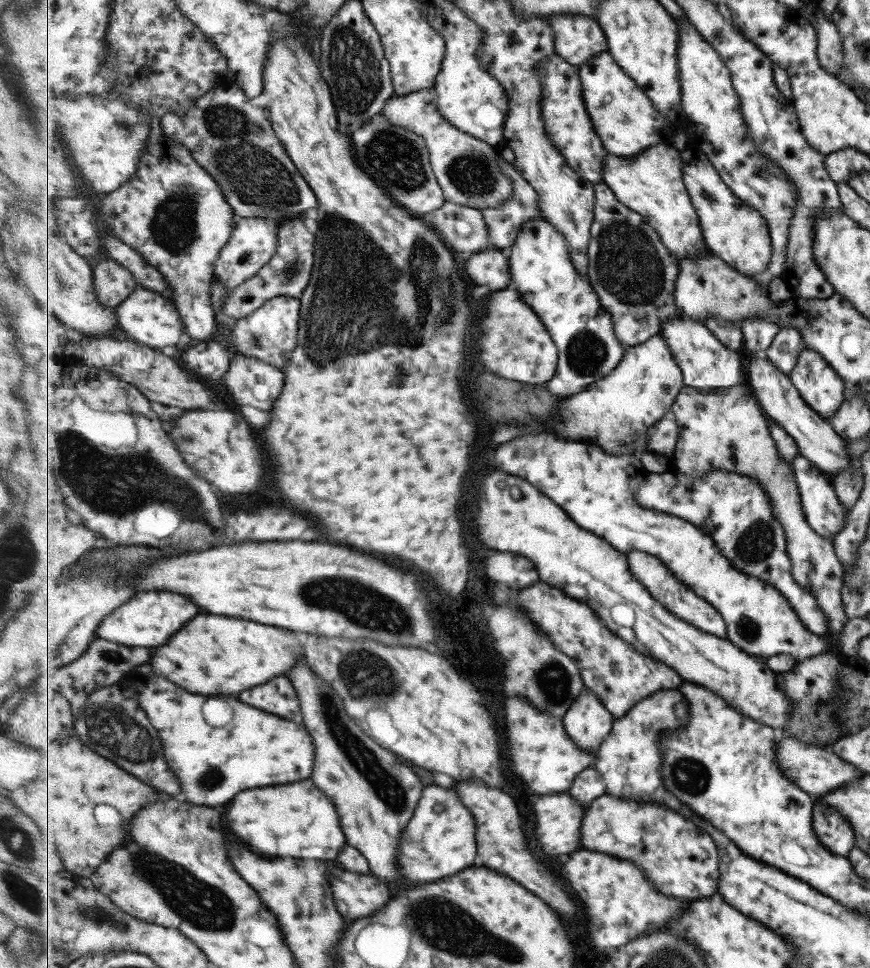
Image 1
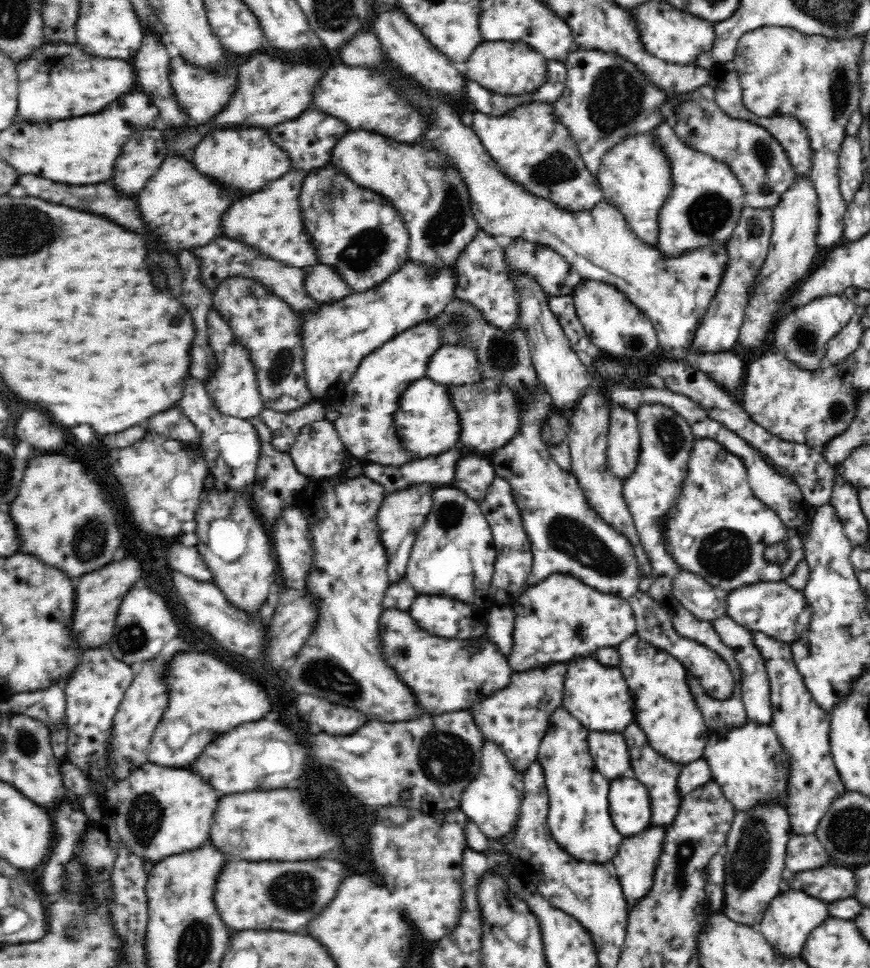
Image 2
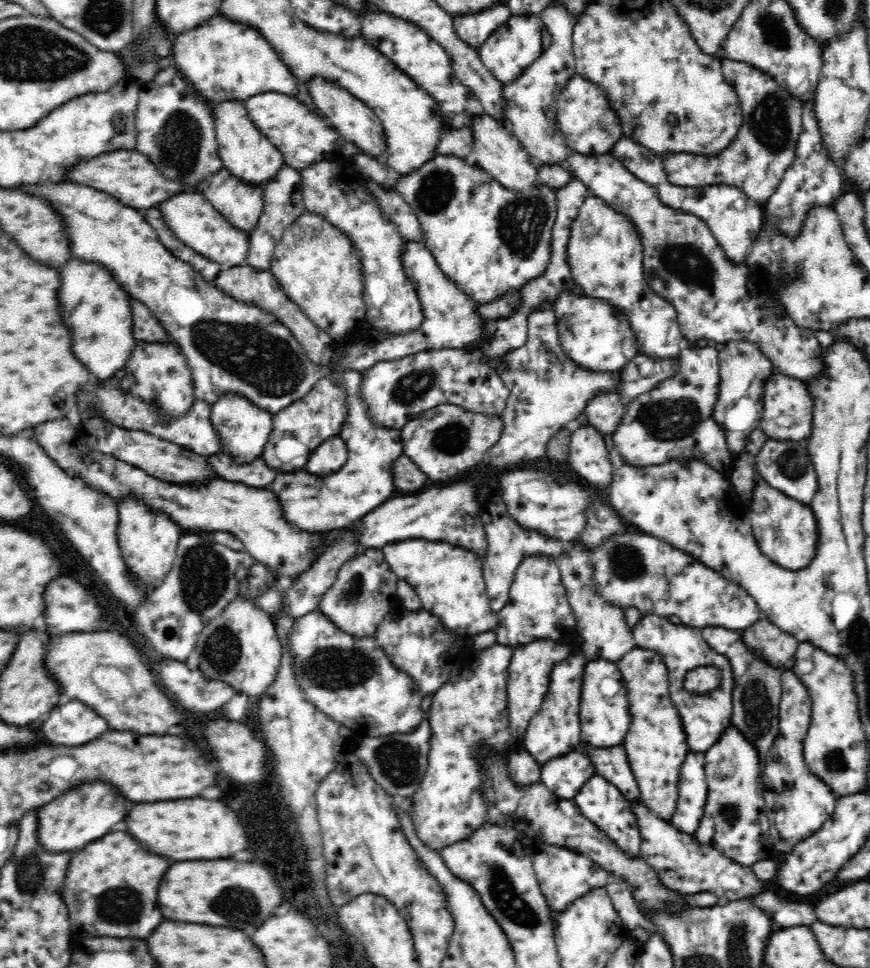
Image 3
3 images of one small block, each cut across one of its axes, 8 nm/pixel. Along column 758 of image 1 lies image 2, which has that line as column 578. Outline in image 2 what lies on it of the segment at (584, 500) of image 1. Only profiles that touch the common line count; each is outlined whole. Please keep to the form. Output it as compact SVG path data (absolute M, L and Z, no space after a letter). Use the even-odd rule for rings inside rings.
M552 573L524 587L510 608L515 612L514 649L507 658L515 671L592 656L596 649L617 647L636 632L635 614L628 601L597 591L566 573Z

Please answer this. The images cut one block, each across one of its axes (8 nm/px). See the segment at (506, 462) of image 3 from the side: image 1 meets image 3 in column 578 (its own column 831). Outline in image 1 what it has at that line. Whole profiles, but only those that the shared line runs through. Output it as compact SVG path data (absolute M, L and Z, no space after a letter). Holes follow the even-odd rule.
M815 350L801 353L790 378L805 403L826 421L844 402L847 384Z

